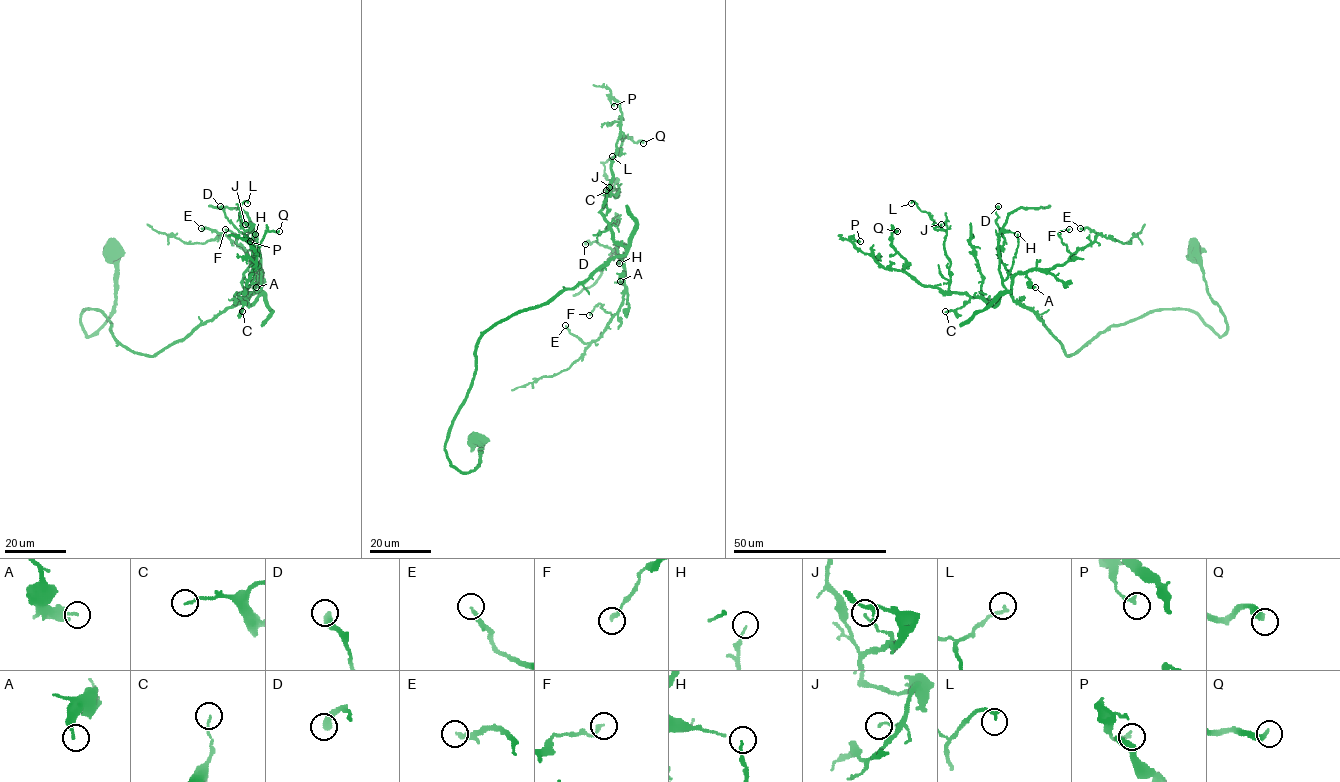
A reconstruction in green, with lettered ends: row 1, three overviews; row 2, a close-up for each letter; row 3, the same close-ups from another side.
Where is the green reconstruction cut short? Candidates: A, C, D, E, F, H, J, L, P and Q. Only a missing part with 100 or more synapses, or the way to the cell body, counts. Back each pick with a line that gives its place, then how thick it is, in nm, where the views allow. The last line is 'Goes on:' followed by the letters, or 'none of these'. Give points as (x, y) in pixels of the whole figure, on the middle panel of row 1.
Q: Place: (643, 143). Thickness 340 nm
Goes on: Q

